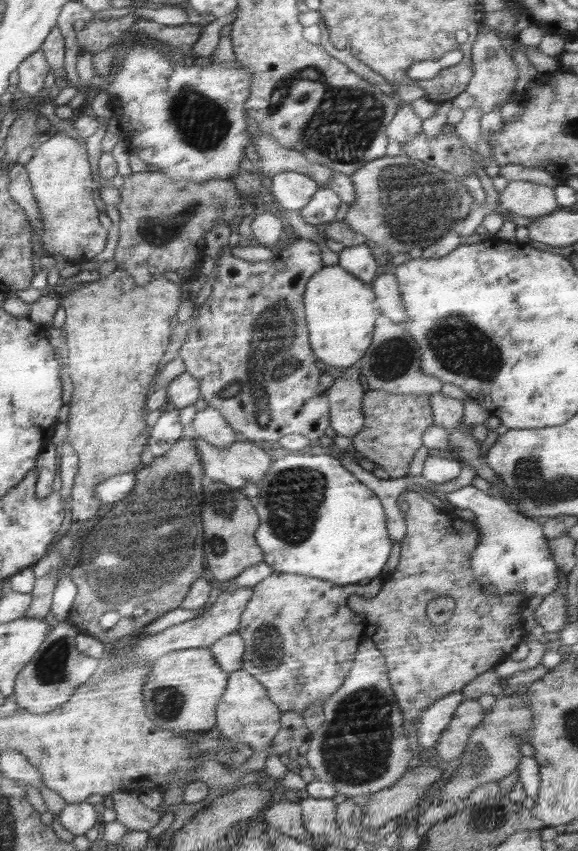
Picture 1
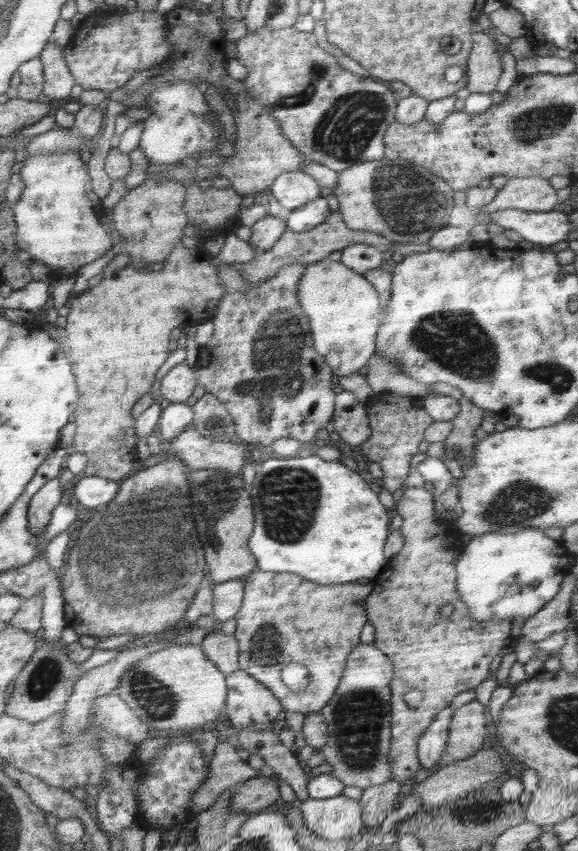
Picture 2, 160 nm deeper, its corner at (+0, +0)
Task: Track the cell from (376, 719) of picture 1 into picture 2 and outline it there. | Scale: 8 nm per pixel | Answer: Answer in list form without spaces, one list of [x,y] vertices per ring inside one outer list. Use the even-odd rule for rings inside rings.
[[[372,643],[356,647],[348,658],[346,670],[339,682],[338,690],[318,712],[325,716],[326,732],[329,738],[325,745],[316,750],[326,756],[326,764],[332,766],[332,775],[339,778],[345,786],[368,789],[371,786],[383,785],[392,780],[392,687],[395,678],[394,663]]]

